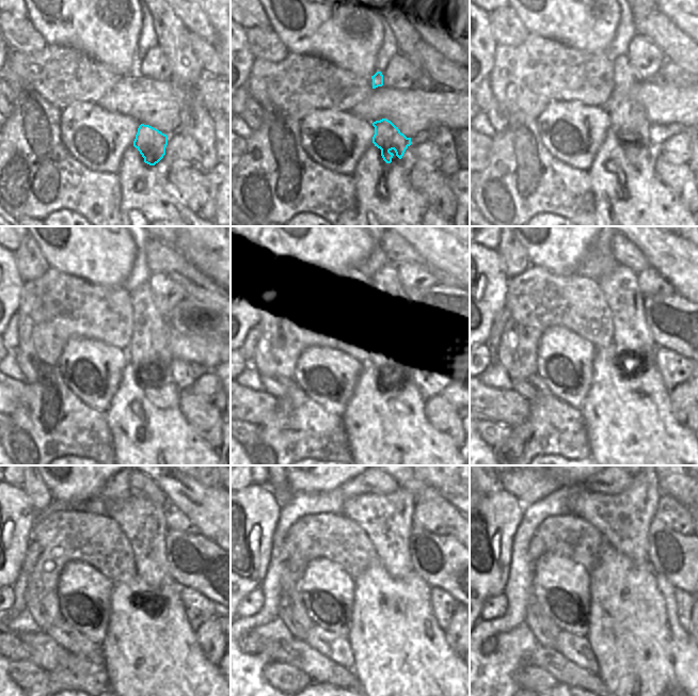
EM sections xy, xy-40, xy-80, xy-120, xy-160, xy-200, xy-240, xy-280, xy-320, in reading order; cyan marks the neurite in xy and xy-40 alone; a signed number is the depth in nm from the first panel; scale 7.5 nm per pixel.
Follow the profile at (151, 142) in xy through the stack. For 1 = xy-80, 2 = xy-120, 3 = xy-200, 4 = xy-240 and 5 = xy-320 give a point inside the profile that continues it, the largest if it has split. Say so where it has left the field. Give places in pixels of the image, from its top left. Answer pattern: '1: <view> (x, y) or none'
1: xy-80 (628, 120)
2: xy-120 (149, 353)
3: xy-200 (632, 337)
4: xy-240 (143, 522)
5: xy-320 (623, 519)

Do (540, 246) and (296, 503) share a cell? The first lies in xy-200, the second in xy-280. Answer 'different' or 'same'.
different

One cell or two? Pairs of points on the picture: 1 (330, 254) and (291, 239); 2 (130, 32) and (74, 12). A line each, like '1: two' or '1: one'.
1: one
2: one

